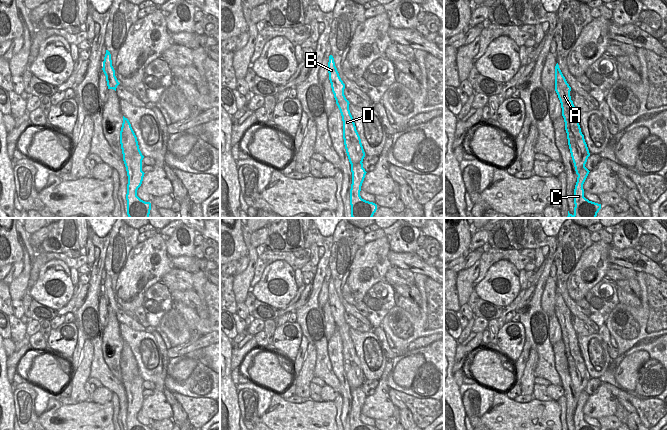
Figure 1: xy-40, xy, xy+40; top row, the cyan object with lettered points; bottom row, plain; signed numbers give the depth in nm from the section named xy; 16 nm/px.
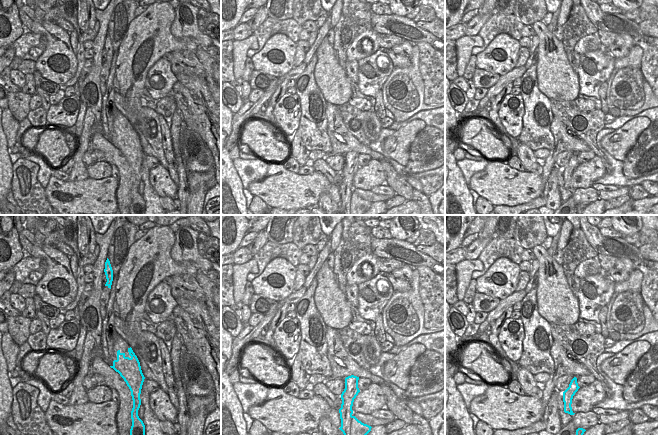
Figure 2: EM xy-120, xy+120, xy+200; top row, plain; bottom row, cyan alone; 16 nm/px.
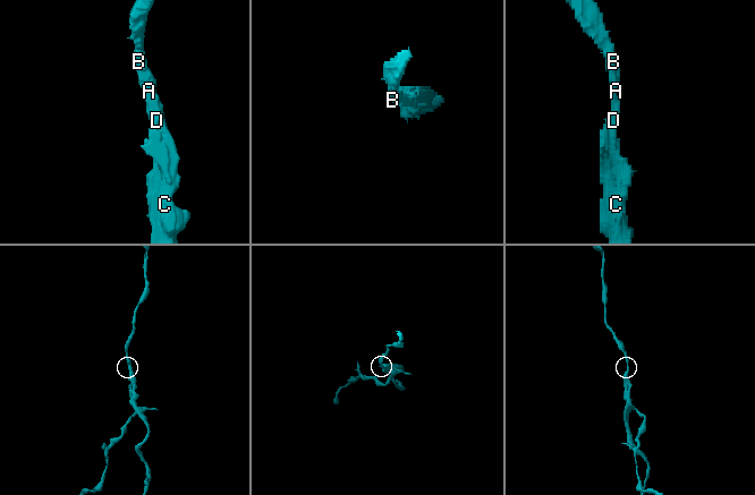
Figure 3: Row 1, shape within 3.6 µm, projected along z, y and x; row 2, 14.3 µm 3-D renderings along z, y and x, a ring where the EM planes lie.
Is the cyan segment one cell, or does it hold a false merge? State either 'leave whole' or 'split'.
split

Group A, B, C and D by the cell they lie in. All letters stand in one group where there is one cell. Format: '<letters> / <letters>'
A B D / C

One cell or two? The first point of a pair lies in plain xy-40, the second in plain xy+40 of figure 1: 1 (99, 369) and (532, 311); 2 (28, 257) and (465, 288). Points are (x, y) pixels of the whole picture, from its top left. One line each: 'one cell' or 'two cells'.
1: one cell
2: one cell

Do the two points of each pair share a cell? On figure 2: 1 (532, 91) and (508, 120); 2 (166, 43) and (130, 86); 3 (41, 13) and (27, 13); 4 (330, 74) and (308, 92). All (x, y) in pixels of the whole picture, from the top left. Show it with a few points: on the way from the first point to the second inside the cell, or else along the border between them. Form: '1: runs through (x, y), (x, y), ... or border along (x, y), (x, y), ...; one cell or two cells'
1: border along (520, 93), (523, 99), (524, 110), (522, 126); two cells
2: runs through (154, 50), (131, 74); one cell
3: border along (33, 10), (37, 18), (46, 19), (55, 24); two cells
4: border along (316, 61), (314, 80), (326, 102); two cells

